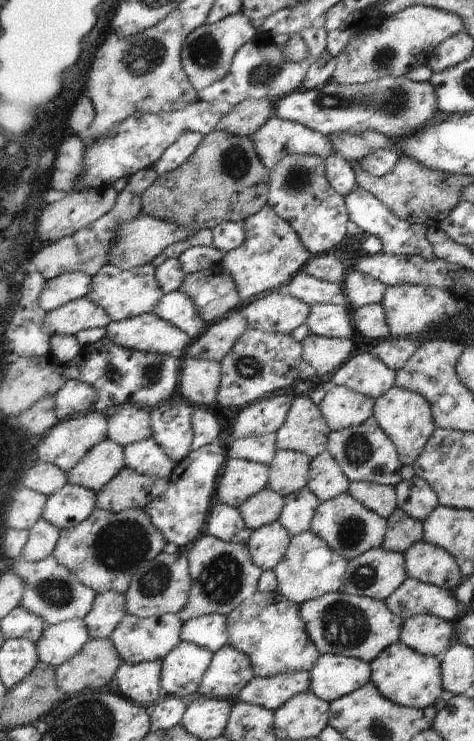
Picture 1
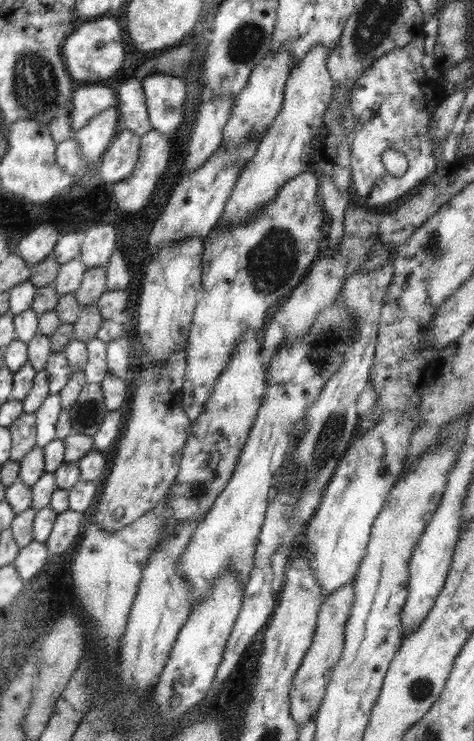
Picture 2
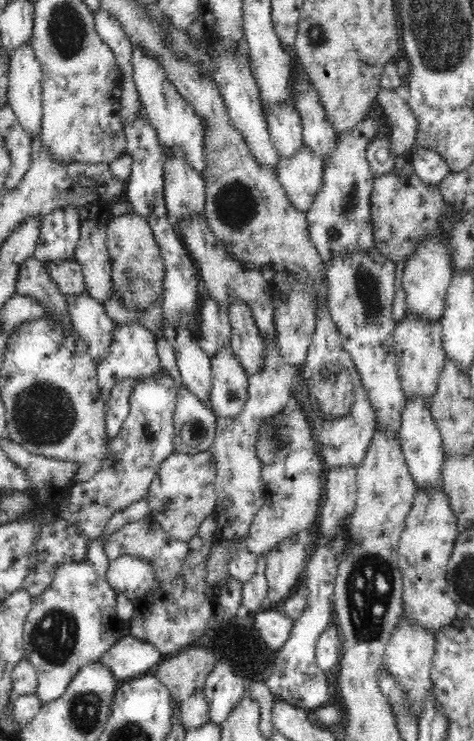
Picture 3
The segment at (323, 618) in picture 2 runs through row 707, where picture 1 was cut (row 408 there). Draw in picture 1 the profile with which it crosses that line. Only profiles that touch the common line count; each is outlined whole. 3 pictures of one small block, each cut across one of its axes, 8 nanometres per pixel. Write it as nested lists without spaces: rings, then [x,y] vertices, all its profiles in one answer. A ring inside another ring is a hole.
[[[309,394],[298,395],[292,400],[282,428],[276,432],[276,448],[314,458],[327,450],[330,432],[320,407],[310,400]]]

